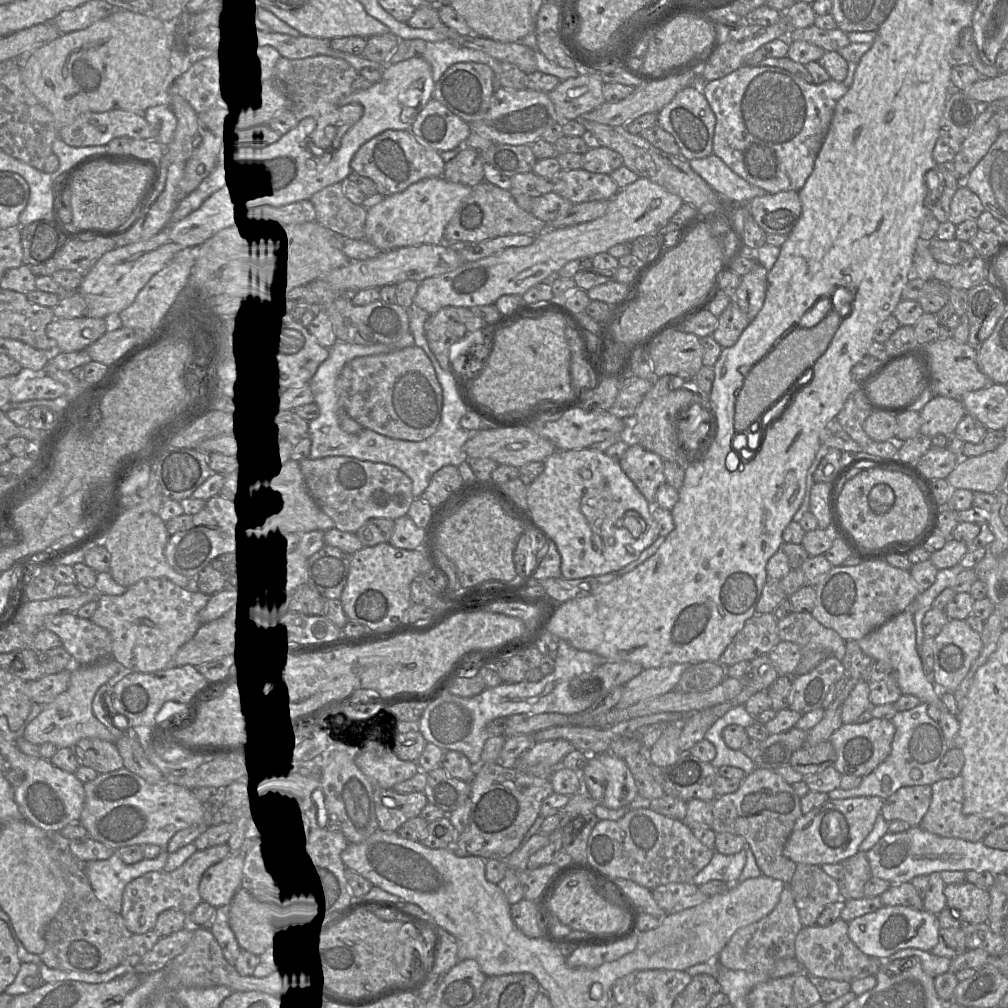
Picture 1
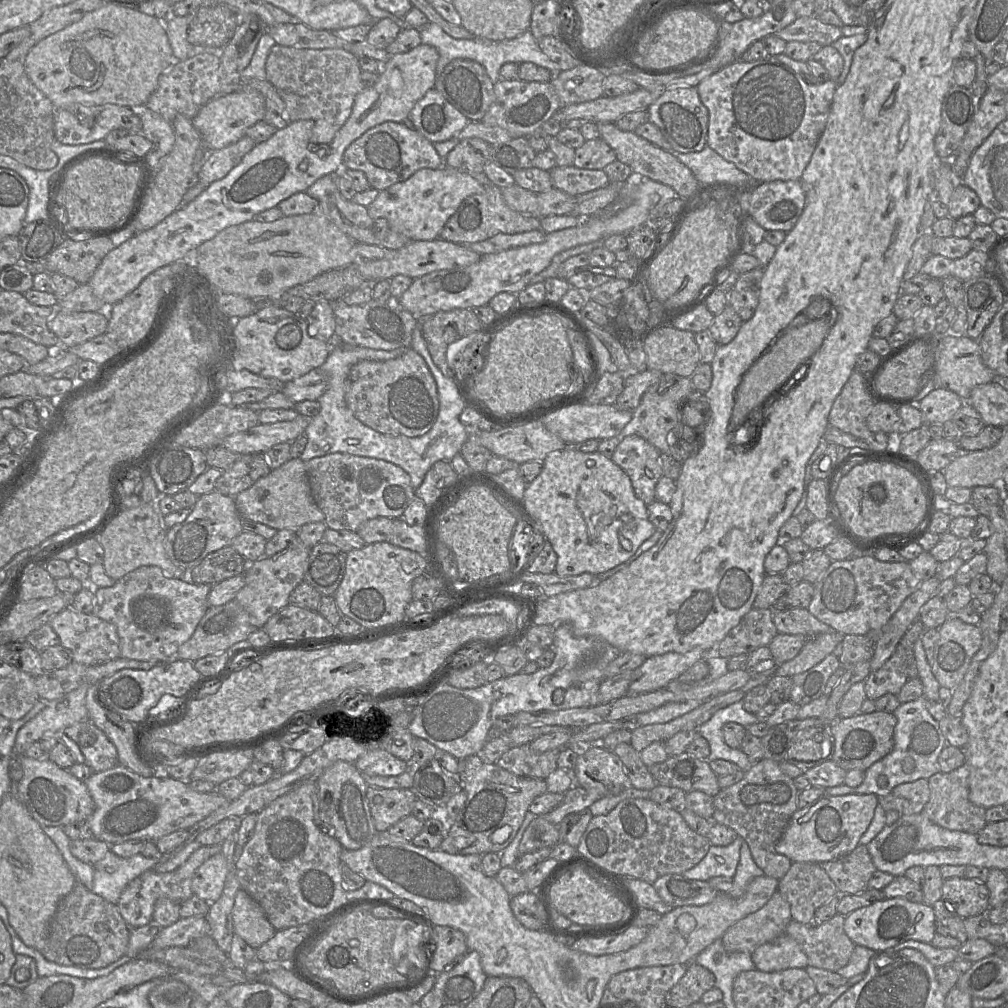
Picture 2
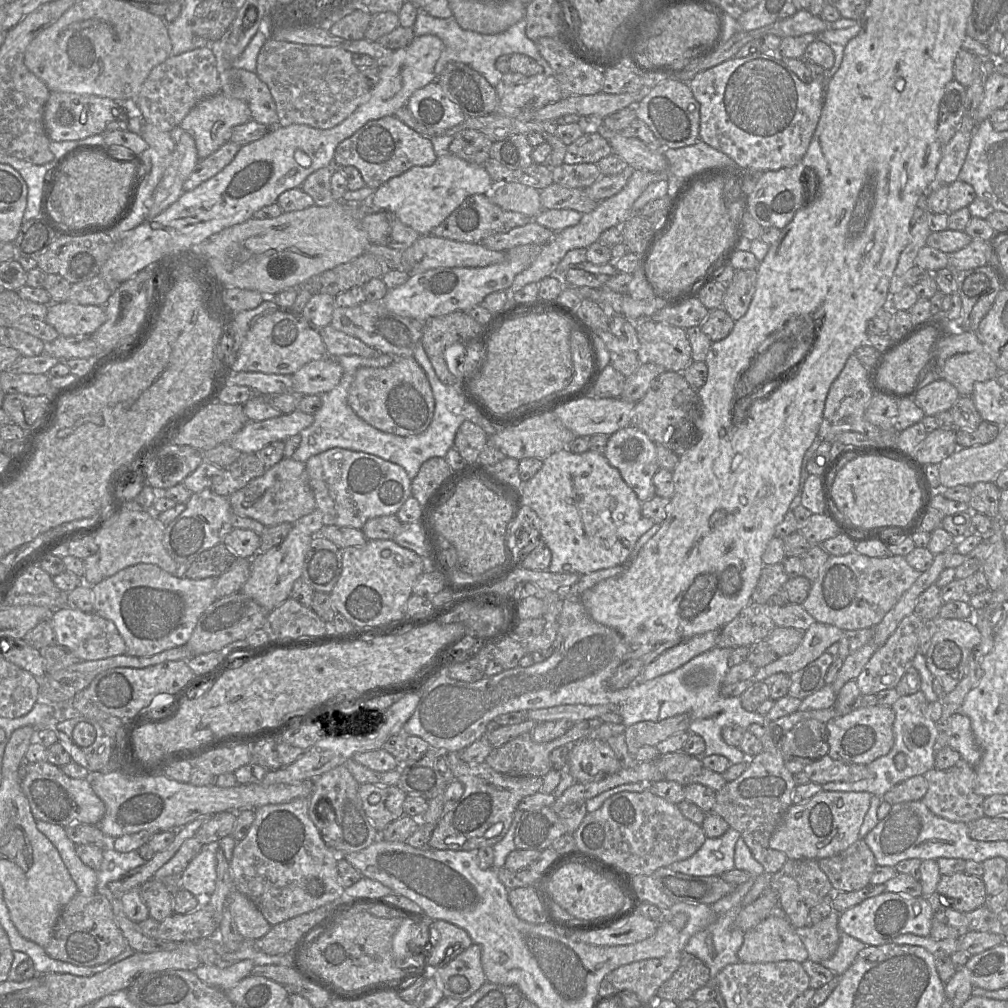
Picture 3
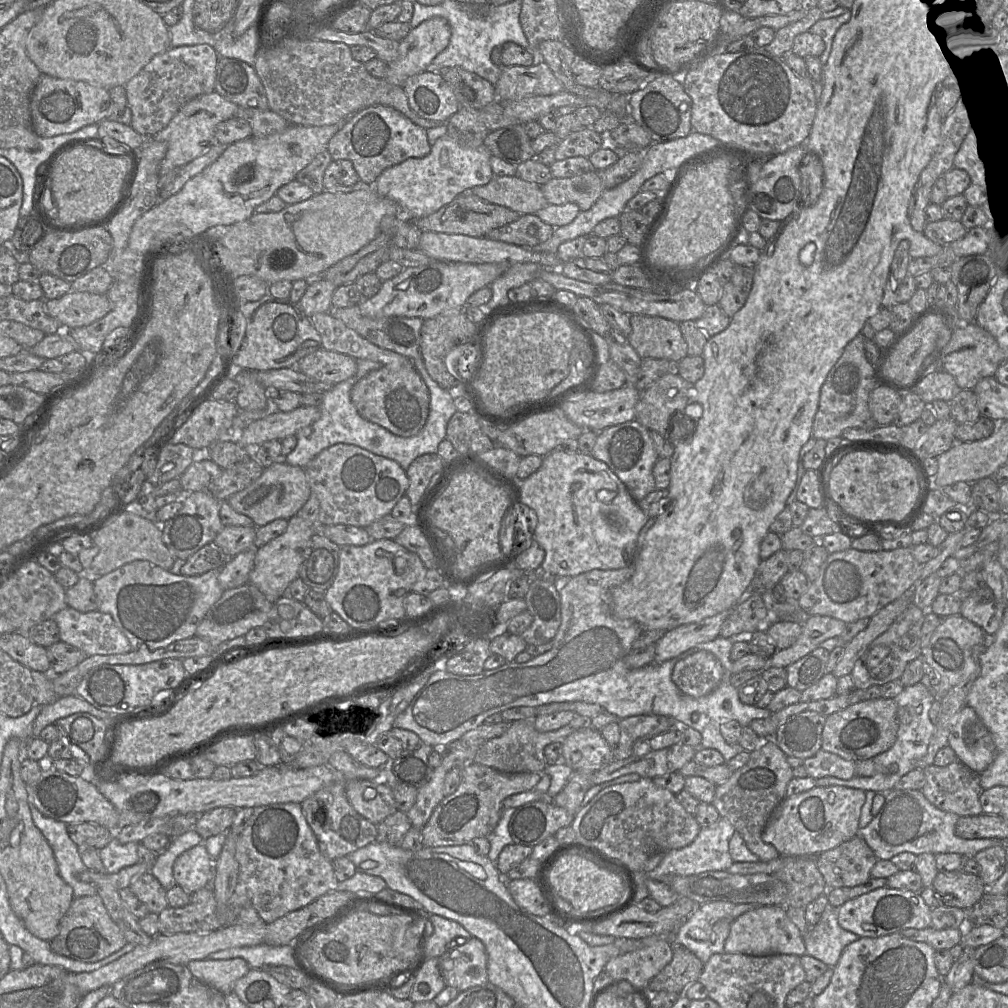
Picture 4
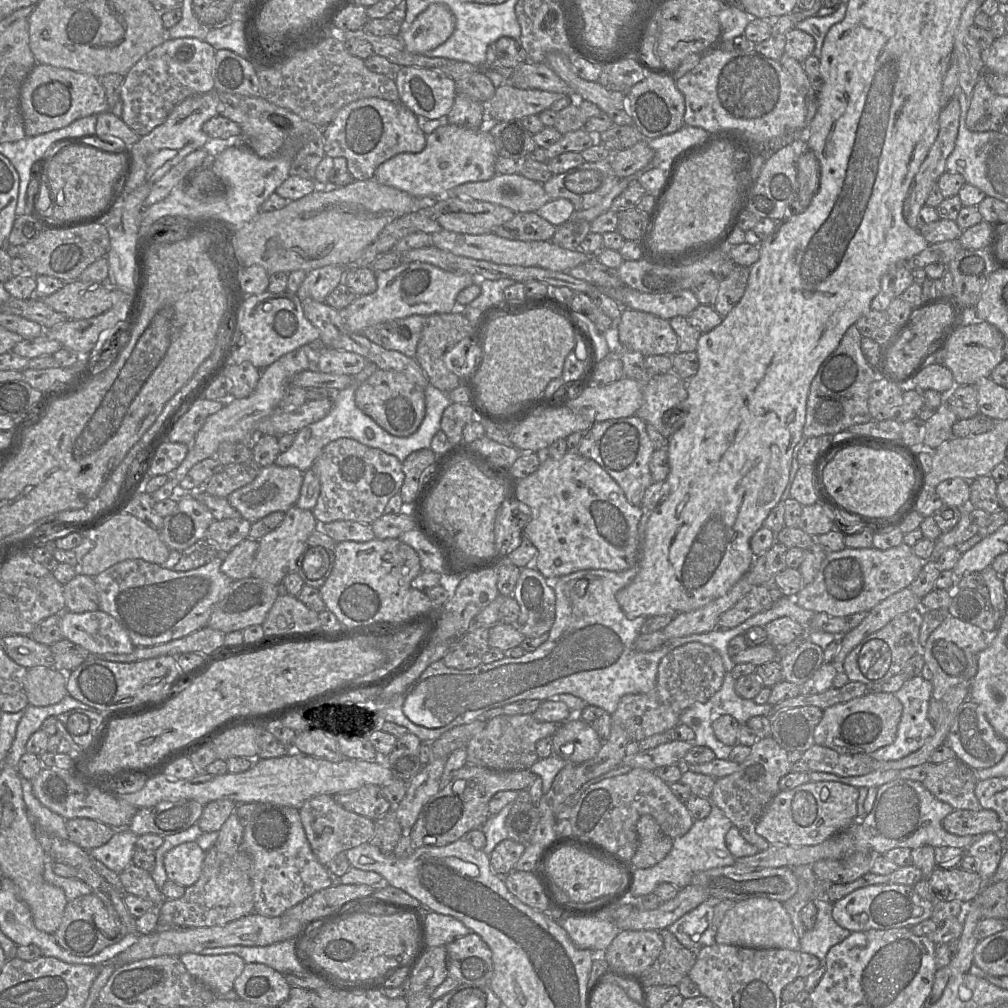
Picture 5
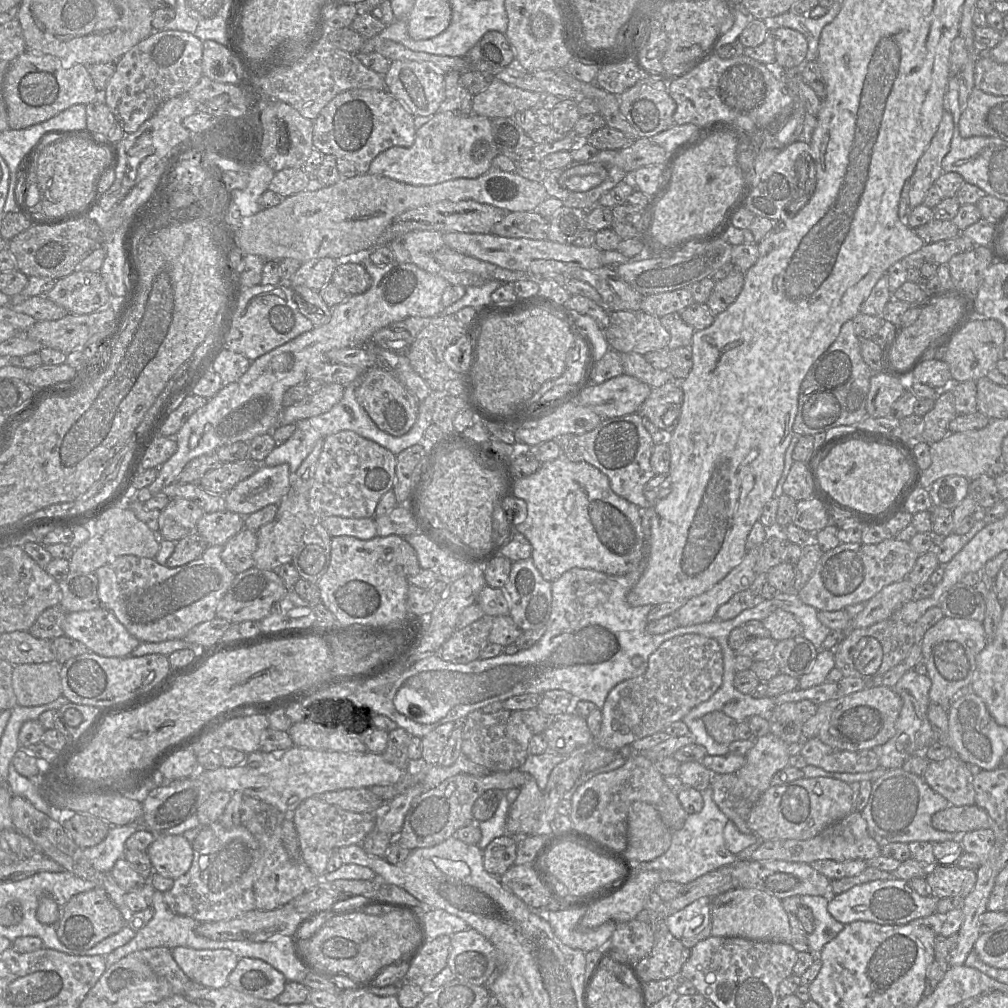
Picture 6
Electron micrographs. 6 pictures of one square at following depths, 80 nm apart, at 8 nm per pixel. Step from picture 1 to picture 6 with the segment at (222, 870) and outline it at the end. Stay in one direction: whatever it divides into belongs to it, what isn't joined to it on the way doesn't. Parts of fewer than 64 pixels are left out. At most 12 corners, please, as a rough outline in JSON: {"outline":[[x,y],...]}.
{"outline":[[156,834],[146,853],[154,872],[173,880],[193,860],[182,835]]}

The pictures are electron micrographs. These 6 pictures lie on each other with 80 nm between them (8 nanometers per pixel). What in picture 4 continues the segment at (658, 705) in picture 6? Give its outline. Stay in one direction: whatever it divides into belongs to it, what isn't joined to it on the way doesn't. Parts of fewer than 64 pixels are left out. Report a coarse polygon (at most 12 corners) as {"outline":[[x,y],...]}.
{"outline":[[693,648],[677,658],[671,677],[683,694],[717,688],[723,668]]}

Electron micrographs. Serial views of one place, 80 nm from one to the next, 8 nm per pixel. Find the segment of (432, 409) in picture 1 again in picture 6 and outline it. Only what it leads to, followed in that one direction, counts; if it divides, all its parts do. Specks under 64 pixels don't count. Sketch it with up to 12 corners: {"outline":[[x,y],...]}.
{"outline":[[366,369],[355,397],[376,426],[409,432],[419,401],[391,374]]}

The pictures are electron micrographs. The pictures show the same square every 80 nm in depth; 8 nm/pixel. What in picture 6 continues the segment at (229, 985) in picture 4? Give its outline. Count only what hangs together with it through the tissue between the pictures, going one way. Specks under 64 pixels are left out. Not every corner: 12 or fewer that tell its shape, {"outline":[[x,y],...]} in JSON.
{"outline":[[177,946],[171,954],[192,982],[228,985],[239,961],[225,948]]}

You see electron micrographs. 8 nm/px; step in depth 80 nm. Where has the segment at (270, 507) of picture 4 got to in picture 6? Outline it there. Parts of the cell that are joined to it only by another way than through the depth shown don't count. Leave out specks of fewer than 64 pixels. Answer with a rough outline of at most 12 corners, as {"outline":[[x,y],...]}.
{"outline":[[259,464],[224,495],[247,516],[278,505],[290,490],[288,464]]}

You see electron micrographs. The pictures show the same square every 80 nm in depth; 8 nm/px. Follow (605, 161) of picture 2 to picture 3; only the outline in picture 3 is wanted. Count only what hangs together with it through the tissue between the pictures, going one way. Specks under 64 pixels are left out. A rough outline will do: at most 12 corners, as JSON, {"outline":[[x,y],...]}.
{"outline":[[600,133],[583,134],[567,146],[566,164],[593,163],[612,154]]}

